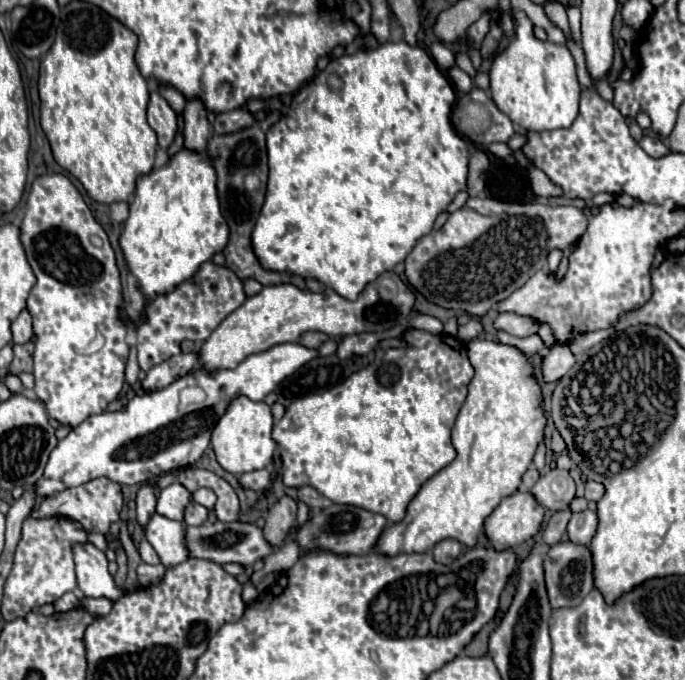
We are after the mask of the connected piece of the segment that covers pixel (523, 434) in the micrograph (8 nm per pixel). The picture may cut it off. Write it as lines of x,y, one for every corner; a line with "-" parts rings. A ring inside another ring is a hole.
472,339
468,343
468,357
476,369
476,375
468,385
466,403
462,405
452,429
452,445
458,455
448,467
438,471
420,487
416,497
408,503
408,511
402,521
388,525
382,531
374,545
374,551
380,555
422,553
444,539
456,539
464,547
474,547
484,529
484,519
498,507
504,497
510,497
514,491
518,491
522,475
532,463
536,445
544,437
546,417
540,407
540,389
532,377
532,365
528,363
526,355
510,345

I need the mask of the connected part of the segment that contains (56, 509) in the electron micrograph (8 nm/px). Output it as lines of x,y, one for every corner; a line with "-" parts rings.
98,477
98,479
88,481
84,485
78,485
78,487
66,489
66,491
62,491
58,495
50,495
50,497
42,499
40,507
34,509
30,515
32,517
68,515
68,517
80,521
84,525
84,529
106,535
110,523
120,519
120,511
122,511
122,489
120,489
120,485
110,481
110,479
106,479
106,477

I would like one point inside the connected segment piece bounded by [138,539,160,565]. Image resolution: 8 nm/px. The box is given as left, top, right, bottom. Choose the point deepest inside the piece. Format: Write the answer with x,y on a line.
148,555

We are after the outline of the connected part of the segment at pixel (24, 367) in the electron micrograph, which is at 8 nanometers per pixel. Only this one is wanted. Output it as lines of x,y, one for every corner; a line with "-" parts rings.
34,343
14,345
14,361
8,367
8,375
18,375
22,371
32,371
32,353
34,353

